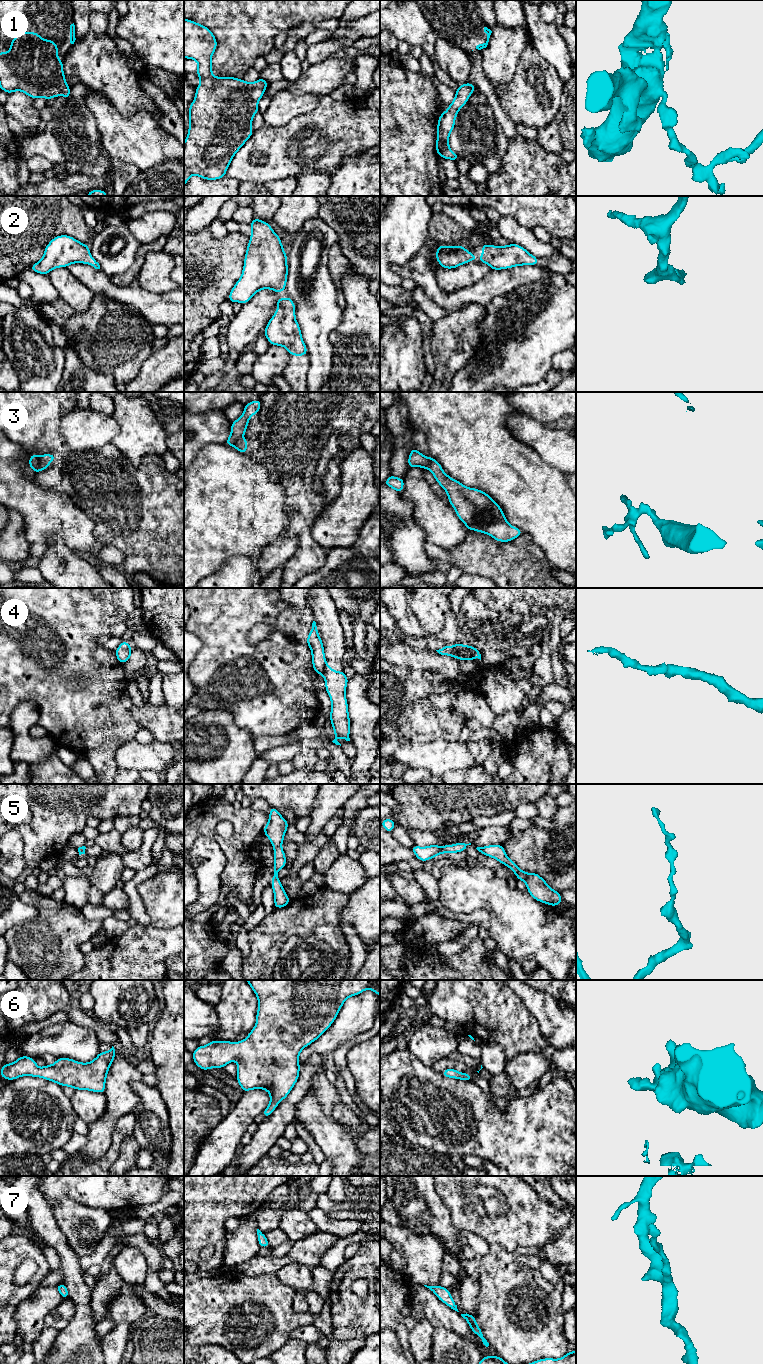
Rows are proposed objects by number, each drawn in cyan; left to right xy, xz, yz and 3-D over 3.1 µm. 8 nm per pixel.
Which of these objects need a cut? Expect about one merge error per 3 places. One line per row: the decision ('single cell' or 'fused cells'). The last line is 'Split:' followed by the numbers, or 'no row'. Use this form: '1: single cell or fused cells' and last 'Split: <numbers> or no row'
1: single cell
2: single cell
3: fused cells
4: fused cells
5: single cell
6: single cell
7: single cell
Split: 3, 4

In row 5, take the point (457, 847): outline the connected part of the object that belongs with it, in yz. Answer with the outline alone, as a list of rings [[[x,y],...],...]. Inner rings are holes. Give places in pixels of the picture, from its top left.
[[[461,842],[452,845],[445,845],[445,846],[429,845],[426,847],[419,847],[417,845],[413,845],[411,850],[420,861],[425,862],[432,858],[435,859],[436,856],[440,853],[441,854],[453,853],[453,852],[460,853],[462,851],[465,851],[467,845],[471,845],[471,843],[465,844]]]

